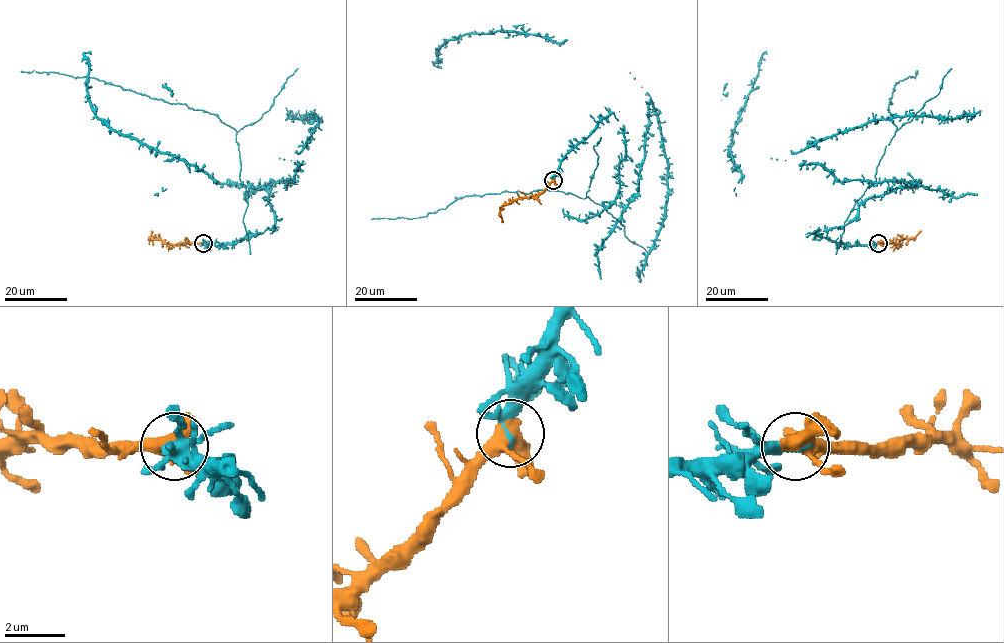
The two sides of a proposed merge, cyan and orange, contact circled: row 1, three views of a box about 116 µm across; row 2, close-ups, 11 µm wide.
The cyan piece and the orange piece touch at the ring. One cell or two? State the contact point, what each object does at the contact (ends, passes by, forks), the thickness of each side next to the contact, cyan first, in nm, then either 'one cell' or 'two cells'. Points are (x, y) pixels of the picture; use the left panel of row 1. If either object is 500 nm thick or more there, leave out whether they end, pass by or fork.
place (203, 243); cyan ends; orange forks; calibres 280 and 400 nm; one cell

